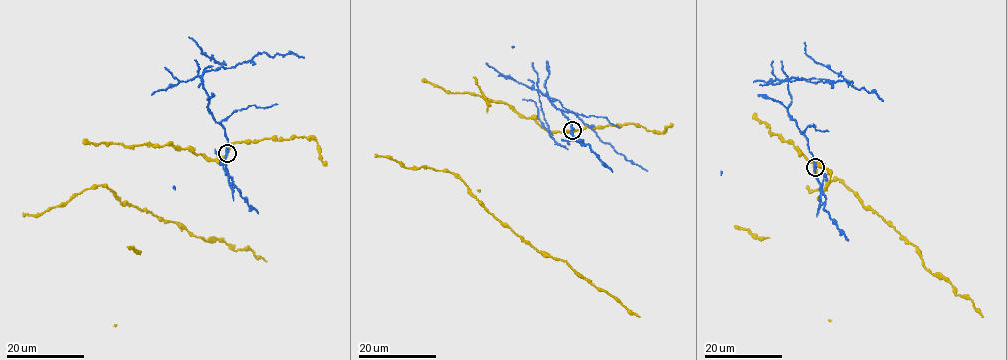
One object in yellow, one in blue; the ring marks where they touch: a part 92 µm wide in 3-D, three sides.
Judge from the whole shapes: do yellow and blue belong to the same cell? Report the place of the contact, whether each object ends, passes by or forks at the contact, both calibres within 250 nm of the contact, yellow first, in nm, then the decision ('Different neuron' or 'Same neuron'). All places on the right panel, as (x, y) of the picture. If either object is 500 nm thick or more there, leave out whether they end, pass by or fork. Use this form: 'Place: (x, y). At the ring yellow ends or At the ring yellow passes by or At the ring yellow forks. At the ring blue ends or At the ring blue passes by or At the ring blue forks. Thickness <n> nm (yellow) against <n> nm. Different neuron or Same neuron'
Place: (815, 167). At the ring yellow passes by. At the ring blue passes by. Thickness 360 nm (yellow) against 280 nm. Different neuron

